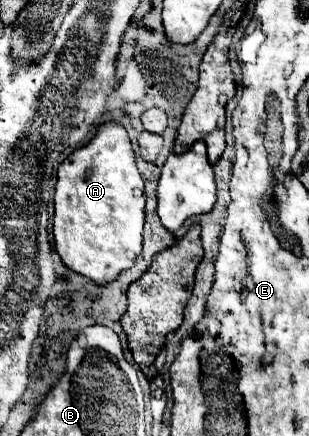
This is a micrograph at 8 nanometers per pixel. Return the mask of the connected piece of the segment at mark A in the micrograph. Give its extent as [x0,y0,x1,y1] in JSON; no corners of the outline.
[54,122,144,284]

